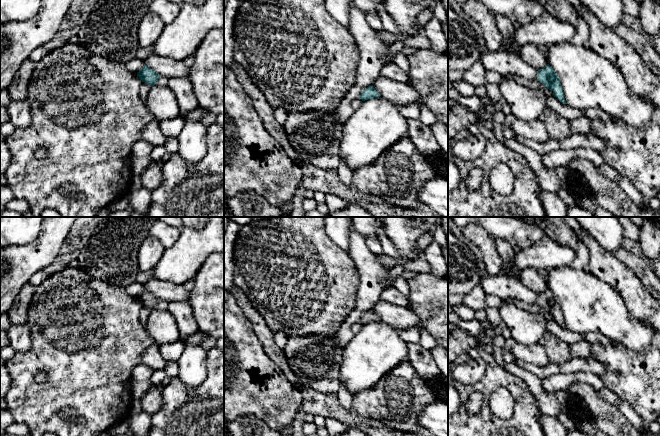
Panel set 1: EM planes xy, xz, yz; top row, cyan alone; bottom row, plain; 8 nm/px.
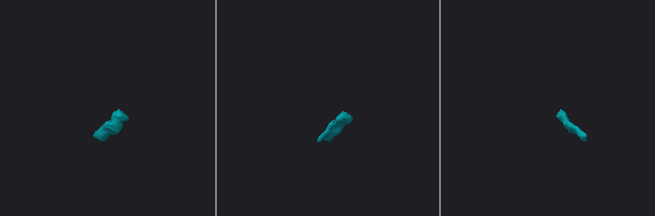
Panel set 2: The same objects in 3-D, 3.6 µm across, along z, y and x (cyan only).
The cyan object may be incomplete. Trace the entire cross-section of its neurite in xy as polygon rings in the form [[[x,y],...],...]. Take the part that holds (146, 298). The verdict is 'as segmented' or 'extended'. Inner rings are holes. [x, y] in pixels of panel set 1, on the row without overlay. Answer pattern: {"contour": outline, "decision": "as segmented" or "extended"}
{"contour": [[[145,288],[137,297],[137,300],[142,304],[142,306],[145,306],[150,310],[166,310],[169,305],[167,301],[157,298]]], "decision": "extended"}

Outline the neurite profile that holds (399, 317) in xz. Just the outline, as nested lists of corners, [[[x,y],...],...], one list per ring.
[[[379,299],[373,303],[371,309],[381,321],[395,328],[402,330],[414,328],[419,330],[421,327],[424,327],[421,319],[407,307],[401,307]]]

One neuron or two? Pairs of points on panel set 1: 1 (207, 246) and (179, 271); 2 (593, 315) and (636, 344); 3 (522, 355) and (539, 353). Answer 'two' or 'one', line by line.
1: one
2: one
3: one

